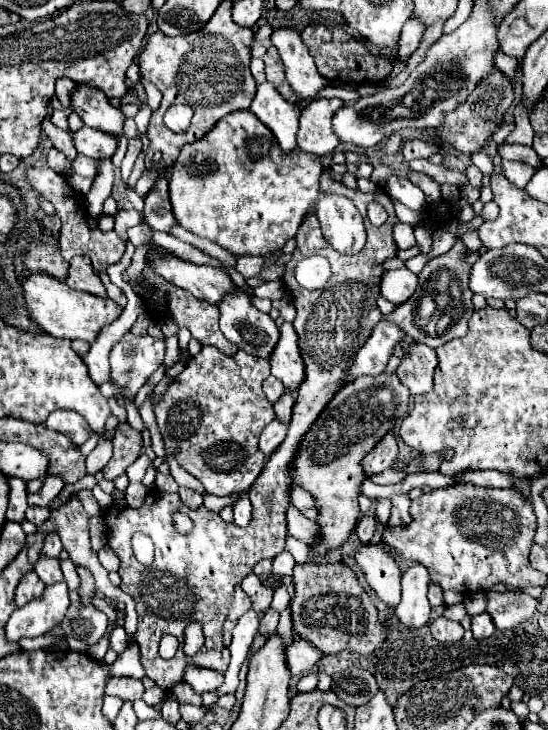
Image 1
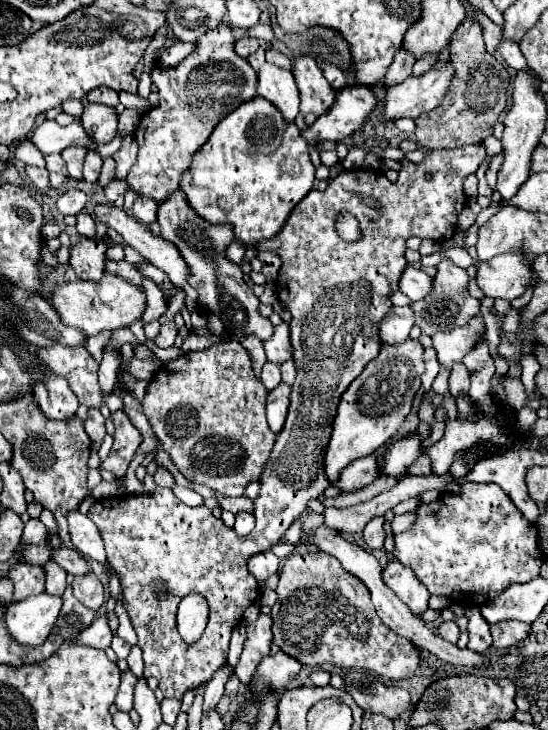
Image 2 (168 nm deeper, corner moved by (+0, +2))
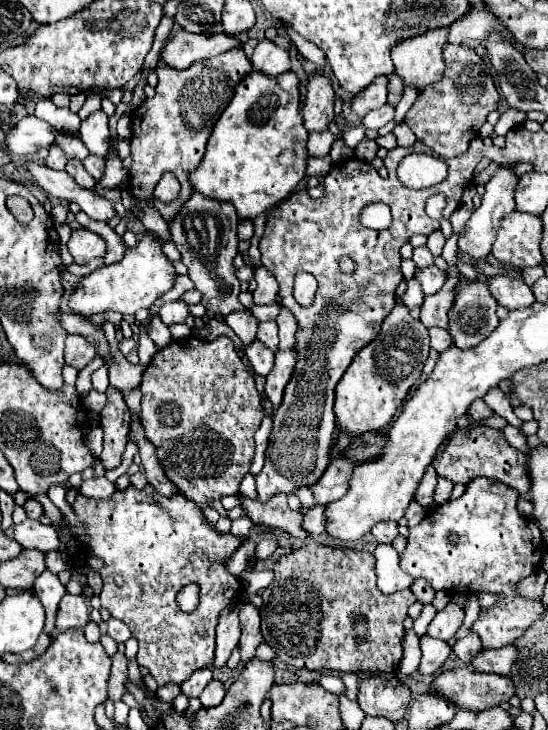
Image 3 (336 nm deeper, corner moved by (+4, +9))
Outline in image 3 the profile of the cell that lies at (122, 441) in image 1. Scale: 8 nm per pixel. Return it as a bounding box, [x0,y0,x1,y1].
[101,387,131,469]

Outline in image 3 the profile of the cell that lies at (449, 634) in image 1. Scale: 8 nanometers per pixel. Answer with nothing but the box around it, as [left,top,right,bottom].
[427,603,463,641]

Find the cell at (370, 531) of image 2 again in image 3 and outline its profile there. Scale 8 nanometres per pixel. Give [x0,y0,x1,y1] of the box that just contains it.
[371,521,399,543]

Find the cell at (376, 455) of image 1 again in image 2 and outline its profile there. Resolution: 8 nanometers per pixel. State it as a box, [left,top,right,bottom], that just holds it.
[335,454,379,492]

